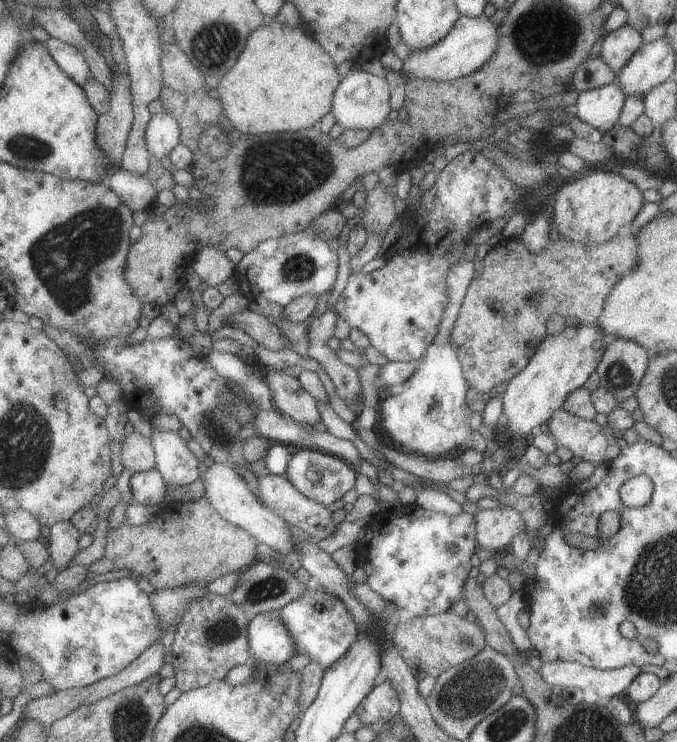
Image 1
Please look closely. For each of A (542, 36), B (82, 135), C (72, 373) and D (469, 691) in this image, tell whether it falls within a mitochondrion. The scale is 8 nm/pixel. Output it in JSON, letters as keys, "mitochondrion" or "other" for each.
{"A":"mitochondrion","B":"other","C":"other","D":"mitochondrion"}

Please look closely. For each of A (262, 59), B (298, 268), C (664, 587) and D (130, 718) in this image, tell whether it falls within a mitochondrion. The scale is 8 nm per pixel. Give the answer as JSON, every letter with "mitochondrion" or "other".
{"A":"other","B":"mitochondrion","C":"mitochondrion","D":"mitochondrion"}

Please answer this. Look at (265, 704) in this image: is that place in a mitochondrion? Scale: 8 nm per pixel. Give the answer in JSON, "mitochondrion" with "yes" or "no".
{"mitochondrion":"no"}

